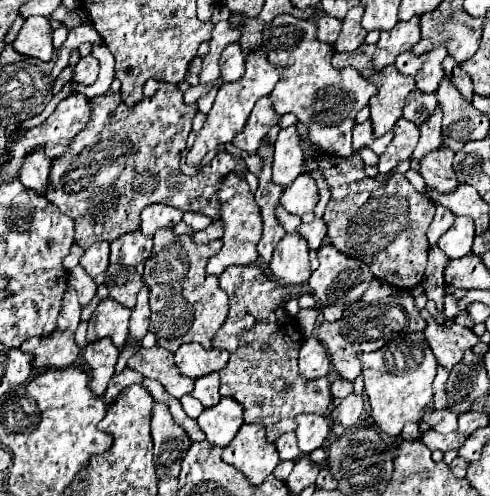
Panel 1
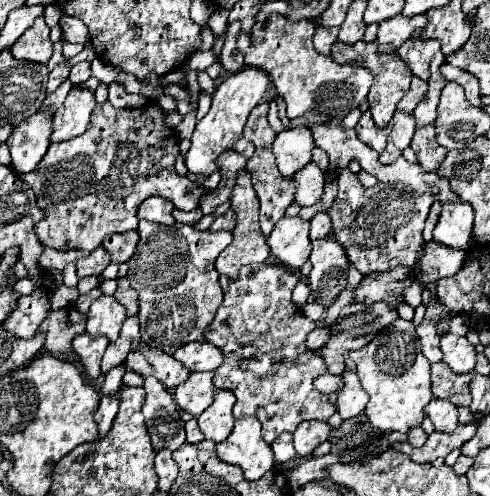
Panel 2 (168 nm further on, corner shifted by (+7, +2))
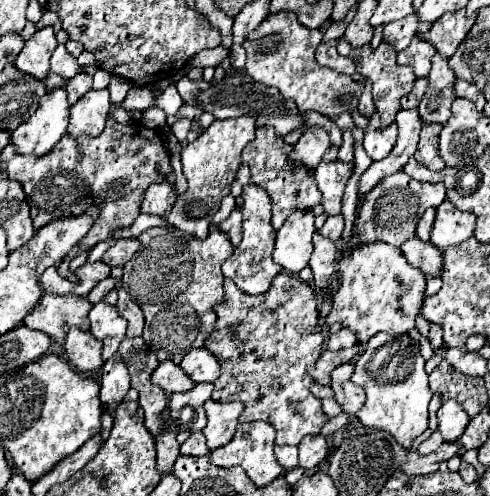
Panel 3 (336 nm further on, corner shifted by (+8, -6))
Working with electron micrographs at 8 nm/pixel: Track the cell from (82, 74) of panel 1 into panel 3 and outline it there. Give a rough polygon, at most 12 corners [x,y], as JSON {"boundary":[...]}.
{"boundary":[[78,74],[66,84],[68,102],[74,106],[92,90],[92,76]]}

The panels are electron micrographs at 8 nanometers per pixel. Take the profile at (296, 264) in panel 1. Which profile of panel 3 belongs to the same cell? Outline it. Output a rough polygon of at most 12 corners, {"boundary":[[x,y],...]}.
{"boundary":[[296,210],[276,232],[274,262],[298,274],[312,256],[314,214]]}

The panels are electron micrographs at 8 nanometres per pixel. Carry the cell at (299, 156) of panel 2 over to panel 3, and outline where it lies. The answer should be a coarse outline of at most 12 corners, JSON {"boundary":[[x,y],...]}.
{"boundary":[[308,128],[294,144],[292,162],[320,164],[330,148],[326,128]]}

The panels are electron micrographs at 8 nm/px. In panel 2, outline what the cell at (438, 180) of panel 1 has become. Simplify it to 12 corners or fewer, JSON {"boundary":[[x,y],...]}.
{"boundary":[[435,126],[417,130],[411,140],[425,172],[437,172],[447,150],[435,140]]}

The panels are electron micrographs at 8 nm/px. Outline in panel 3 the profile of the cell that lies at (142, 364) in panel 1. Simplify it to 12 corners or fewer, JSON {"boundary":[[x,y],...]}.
{"boundary":[[172,360],[160,362],[152,382],[166,394],[192,390],[192,378]]}

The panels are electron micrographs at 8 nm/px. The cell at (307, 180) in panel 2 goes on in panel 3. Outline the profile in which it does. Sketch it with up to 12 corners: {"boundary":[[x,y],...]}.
{"boundary":[[320,162],[314,178],[326,216],[340,214],[354,164]]}

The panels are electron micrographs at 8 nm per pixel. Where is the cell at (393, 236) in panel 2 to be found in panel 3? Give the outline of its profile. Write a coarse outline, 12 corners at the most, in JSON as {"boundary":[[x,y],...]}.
{"boundary":[[404,170],[368,192],[356,228],[364,240],[414,238],[444,184]]}

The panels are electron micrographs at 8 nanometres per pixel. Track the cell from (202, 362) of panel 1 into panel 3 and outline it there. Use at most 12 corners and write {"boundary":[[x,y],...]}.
{"boundary":[[206,348],[190,350],[182,370],[198,382],[220,376],[216,356]]}

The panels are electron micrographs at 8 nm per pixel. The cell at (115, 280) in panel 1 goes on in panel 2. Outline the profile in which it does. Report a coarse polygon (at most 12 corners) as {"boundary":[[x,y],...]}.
{"boundary":[[127,276],[117,278],[115,300],[125,306],[127,316],[139,310],[137,290]]}

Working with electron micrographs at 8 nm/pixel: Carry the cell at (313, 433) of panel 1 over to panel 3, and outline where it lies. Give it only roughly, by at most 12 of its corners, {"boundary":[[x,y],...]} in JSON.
{"boundary":[[322,434],[300,442],[300,466],[318,466],[328,444]]}

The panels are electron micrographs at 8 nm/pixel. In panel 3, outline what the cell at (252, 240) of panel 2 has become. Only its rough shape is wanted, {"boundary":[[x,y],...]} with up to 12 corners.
{"boundary":[[244,186],[244,238],[222,272],[246,294],[264,294],[282,268],[268,194]]}

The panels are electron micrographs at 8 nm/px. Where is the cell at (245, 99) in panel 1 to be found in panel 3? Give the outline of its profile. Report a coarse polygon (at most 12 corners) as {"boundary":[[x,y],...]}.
{"boundary":[[250,116],[214,120],[182,150],[188,190],[162,216],[196,238],[254,140]]}

